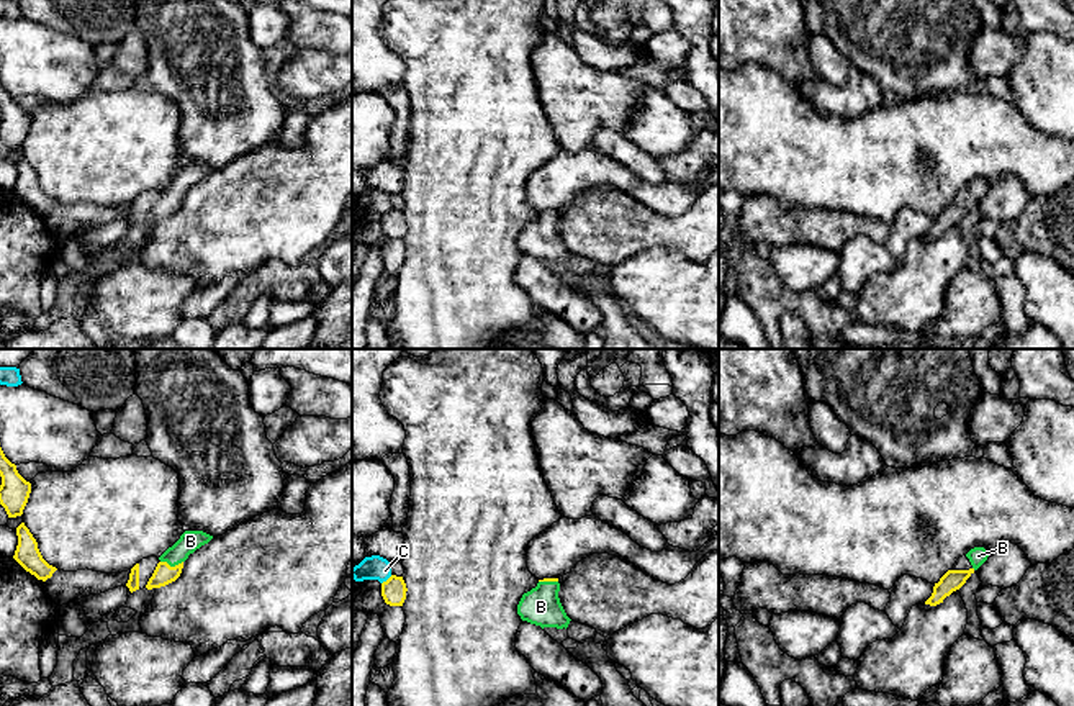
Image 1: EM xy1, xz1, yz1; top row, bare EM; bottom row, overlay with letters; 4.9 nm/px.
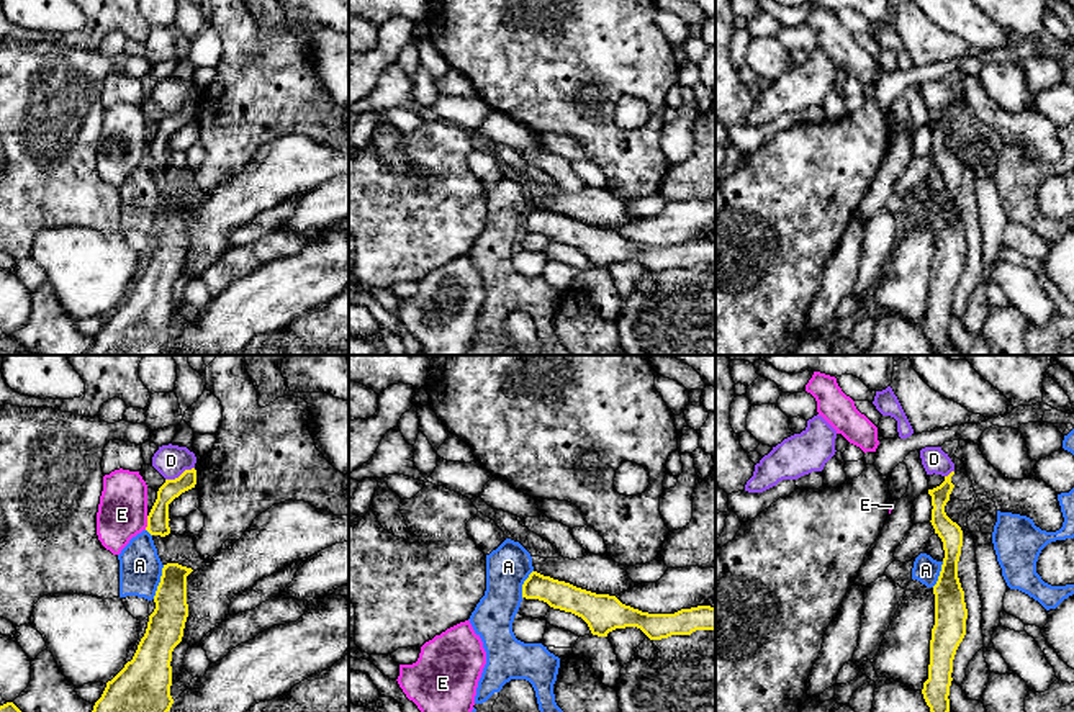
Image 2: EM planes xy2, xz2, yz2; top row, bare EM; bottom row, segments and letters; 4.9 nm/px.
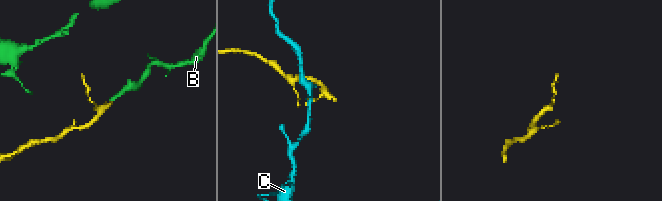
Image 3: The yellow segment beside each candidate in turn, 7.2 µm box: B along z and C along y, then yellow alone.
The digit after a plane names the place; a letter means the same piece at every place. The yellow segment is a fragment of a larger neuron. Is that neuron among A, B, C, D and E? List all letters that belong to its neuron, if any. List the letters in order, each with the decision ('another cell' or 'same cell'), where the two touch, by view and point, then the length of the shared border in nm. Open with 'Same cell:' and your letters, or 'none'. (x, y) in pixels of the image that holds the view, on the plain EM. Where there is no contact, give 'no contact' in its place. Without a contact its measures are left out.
Same cell: B
A: another cell | xy2 (161, 215) | 180 nm
B: same cell | xy1 (172, 200) | 110 nm
C: another cell | xz1 (388, 212) | 70 nm
D: another cell | xy2 (180, 108) | 160 nm
E: another cell | xy2 (148, 156) | 70 nm

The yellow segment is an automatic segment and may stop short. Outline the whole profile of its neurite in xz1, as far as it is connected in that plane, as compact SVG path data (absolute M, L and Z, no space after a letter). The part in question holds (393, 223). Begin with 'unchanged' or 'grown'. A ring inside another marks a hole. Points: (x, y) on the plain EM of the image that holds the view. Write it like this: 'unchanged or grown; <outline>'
unchanged; M391 208L386 215L381 216L381 229L390 239L403 239L406 224L408 221L403 210Z

